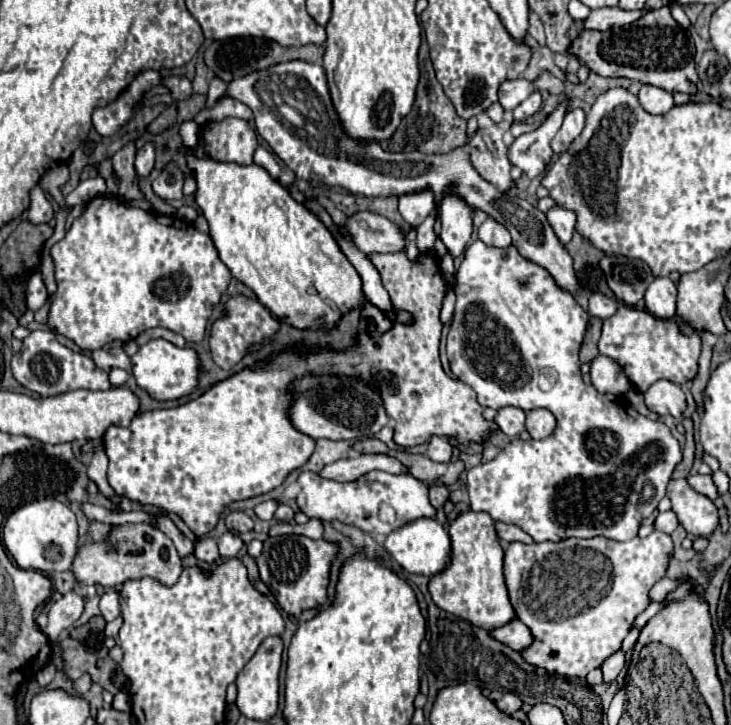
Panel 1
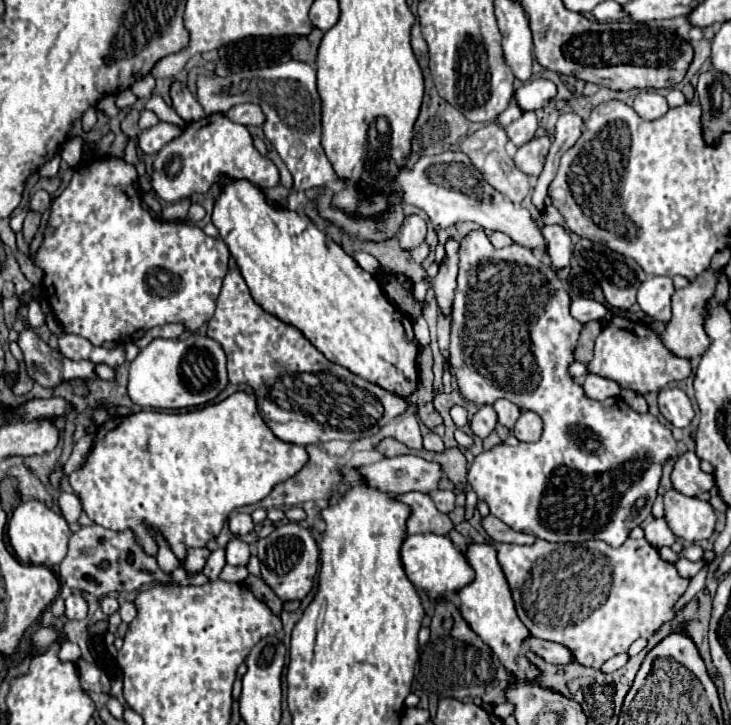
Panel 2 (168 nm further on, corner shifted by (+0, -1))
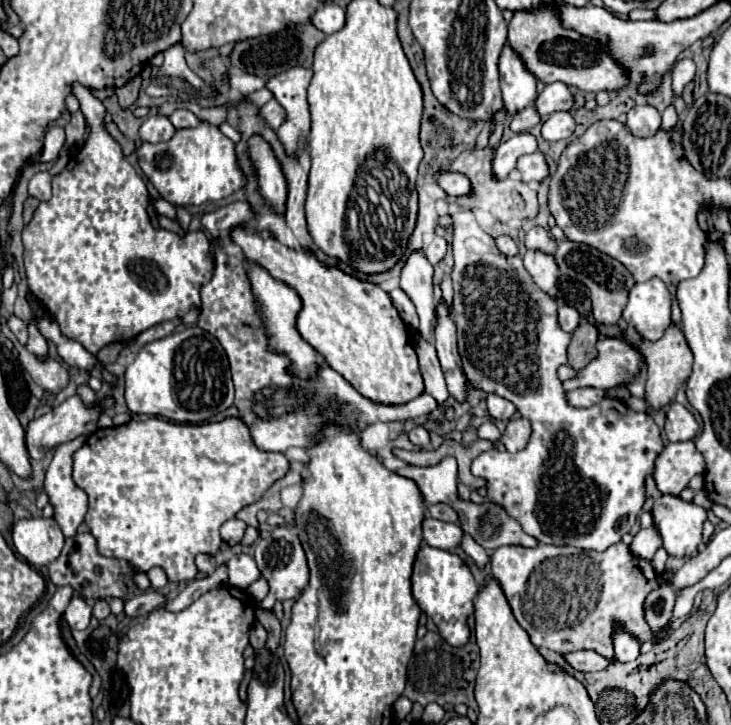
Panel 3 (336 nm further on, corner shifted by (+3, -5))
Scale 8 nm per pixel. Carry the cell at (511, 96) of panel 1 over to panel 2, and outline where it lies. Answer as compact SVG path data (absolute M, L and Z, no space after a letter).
M533 79L521 85L521 89L515 91L513 99L523 111L535 111L543 109L553 101L557 95L557 85L549 79Z

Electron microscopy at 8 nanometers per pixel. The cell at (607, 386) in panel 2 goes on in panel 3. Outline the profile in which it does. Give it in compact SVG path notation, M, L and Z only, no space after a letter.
M582 387L582 389L574 389L568 393L568 401L574 407L592 407L596 403L600 403L604 399L604 391L594 389L594 387Z

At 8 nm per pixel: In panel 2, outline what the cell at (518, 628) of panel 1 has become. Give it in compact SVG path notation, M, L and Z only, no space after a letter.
M529 637L525 641L525 645L535 651L539 657L543 657L549 663L573 663L575 655L571 655L571 651L567 651L567 647L559 645L559 643L551 643L551 641L543 641L537 637Z

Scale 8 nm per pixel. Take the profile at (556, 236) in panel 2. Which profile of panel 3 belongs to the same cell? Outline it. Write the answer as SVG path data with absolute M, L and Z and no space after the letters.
M528 249L524 253L524 267L528 273L536 279L536 285L542 291L556 293L556 281L558 281L558 265L554 255L544 251L532 251Z

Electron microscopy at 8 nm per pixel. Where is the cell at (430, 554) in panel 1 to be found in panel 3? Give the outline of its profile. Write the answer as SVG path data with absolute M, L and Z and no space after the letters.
M424 545L414 561L414 573L412 573L412 595L420 609L432 617L436 623L440 635L450 643L450 645L462 645L468 641L468 625L466 619L474 611L474 597L478 593L478 583L474 575L470 573L468 565L450 551L436 549Z

